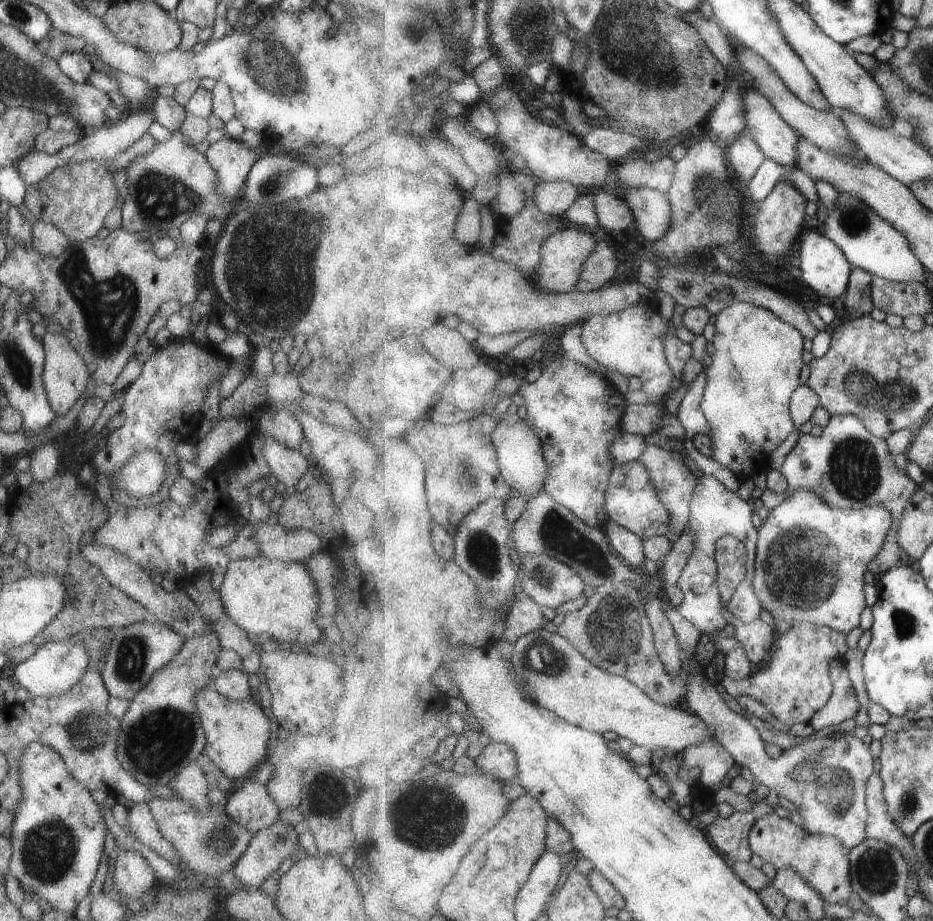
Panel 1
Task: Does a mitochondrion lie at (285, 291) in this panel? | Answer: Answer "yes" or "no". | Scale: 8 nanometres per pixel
yes

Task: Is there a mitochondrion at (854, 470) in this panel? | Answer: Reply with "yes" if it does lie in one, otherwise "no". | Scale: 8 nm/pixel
yes

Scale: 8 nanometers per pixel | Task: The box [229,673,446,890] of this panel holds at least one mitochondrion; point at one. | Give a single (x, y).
(324, 791)

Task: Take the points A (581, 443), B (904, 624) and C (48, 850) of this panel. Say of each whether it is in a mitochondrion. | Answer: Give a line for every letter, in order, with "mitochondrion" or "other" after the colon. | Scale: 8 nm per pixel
A: other
B: mitochondrion
C: mitochondrion

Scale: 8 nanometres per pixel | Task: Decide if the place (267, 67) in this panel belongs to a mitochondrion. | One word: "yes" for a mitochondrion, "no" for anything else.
yes

